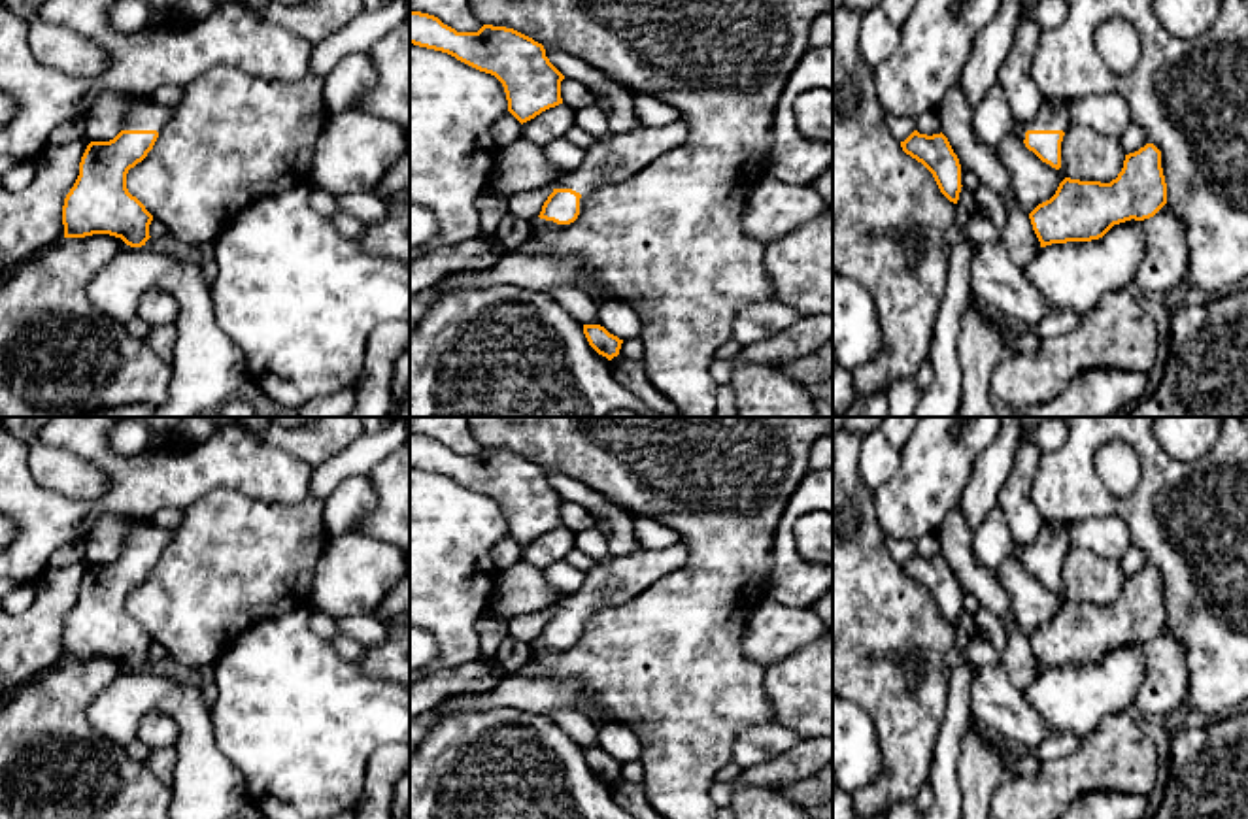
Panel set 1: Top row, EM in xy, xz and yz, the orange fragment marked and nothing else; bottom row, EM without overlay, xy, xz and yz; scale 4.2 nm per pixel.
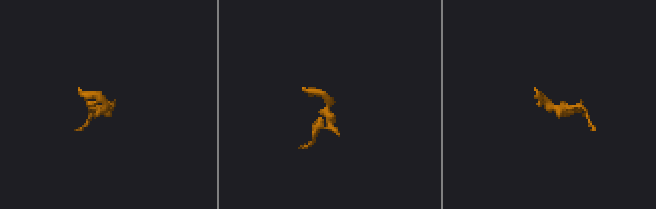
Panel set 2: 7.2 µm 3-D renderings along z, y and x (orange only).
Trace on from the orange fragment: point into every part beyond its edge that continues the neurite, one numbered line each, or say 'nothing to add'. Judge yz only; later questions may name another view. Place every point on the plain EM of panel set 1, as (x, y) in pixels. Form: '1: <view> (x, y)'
1: yz (1052, 538)

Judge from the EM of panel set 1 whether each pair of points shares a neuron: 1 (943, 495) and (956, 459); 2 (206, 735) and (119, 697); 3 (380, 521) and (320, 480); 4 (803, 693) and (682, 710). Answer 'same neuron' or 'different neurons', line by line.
1: same neuron
2: same neuron
3: different neurons
4: different neurons

